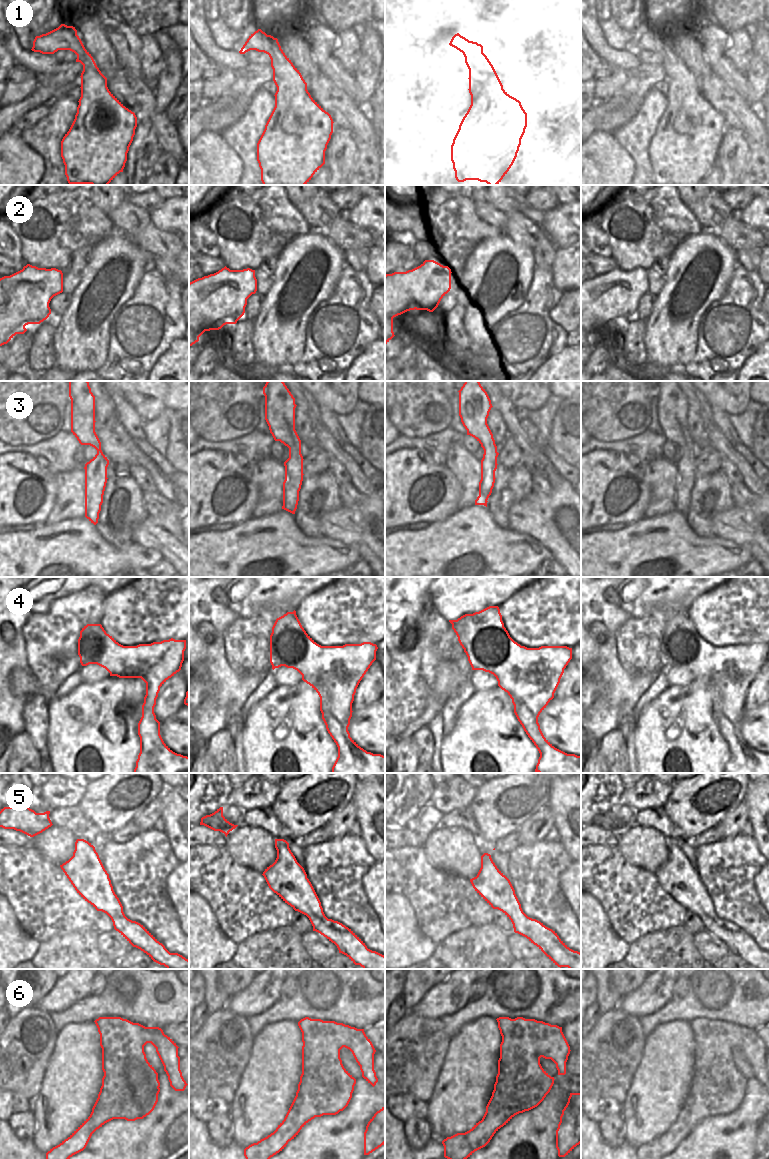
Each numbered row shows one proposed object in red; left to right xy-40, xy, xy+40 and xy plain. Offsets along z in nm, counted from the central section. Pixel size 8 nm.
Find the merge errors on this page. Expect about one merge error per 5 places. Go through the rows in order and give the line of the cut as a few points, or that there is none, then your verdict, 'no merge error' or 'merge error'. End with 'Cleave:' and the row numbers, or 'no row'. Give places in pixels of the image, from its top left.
1: cut none; no merge error
2: cut xy+40 (437, 267), (440, 269), (448, 267); merge error
3: cut none; no merge error
4: cut none; no merge error
5: cut none; no merge error
6: cut xy-40 (135, 1062), (136, 1101), (132, 1105), (143, 1106), (137, 1118); merge error
Cleave: 2, 6

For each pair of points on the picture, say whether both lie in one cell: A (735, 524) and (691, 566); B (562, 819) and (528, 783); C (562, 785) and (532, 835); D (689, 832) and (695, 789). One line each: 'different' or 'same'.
A: different
B: different
C: different
D: same

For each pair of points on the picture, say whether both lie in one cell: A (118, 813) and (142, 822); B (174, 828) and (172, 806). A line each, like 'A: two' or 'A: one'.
A: two
B: one

